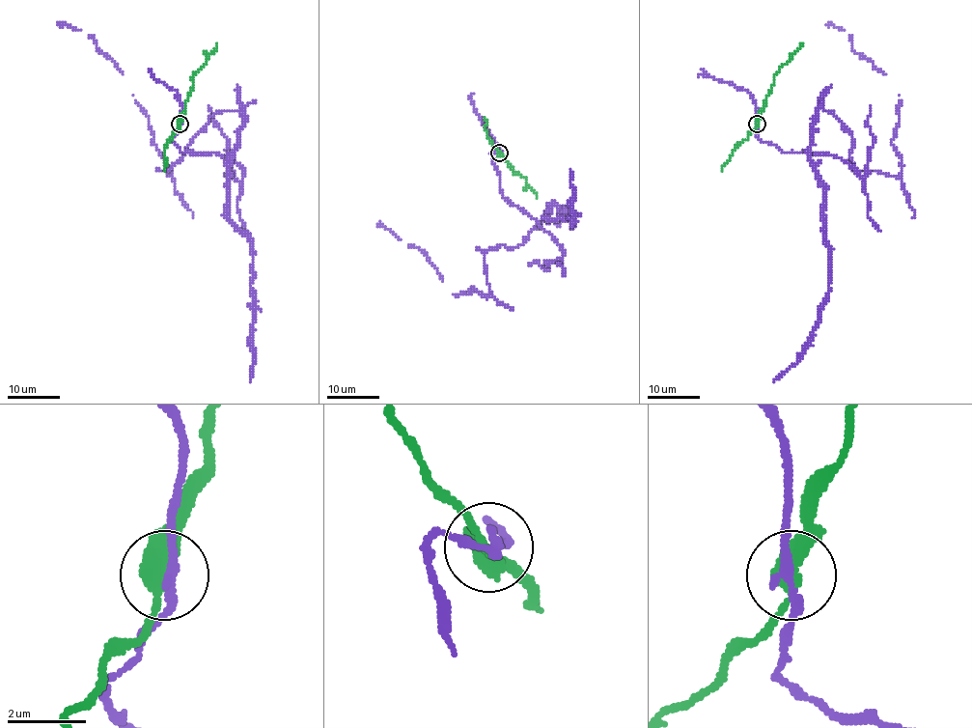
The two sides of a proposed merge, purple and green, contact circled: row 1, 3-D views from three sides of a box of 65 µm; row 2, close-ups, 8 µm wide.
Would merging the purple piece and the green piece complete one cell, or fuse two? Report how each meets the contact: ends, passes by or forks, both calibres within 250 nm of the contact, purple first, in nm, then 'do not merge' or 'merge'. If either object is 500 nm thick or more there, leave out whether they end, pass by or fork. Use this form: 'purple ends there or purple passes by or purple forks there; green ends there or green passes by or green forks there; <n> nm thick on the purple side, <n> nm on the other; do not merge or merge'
purple passes by; green passes by; 220 nm thick on the purple side, 420 nm on the other; do not merge

